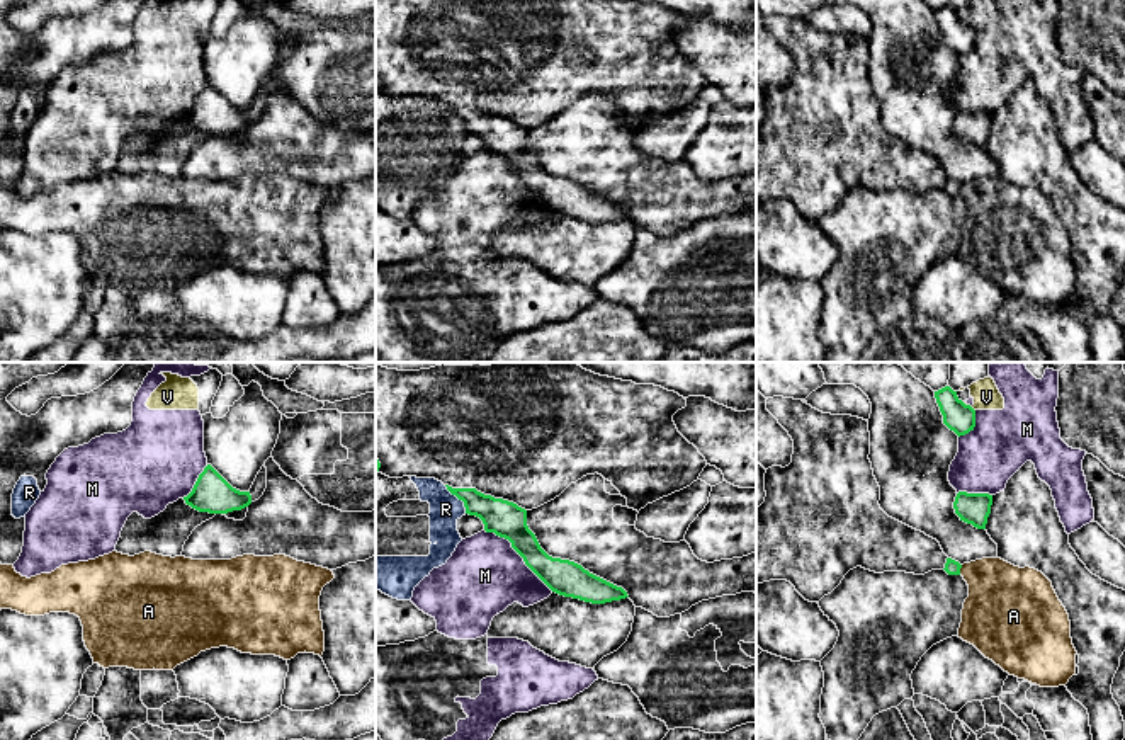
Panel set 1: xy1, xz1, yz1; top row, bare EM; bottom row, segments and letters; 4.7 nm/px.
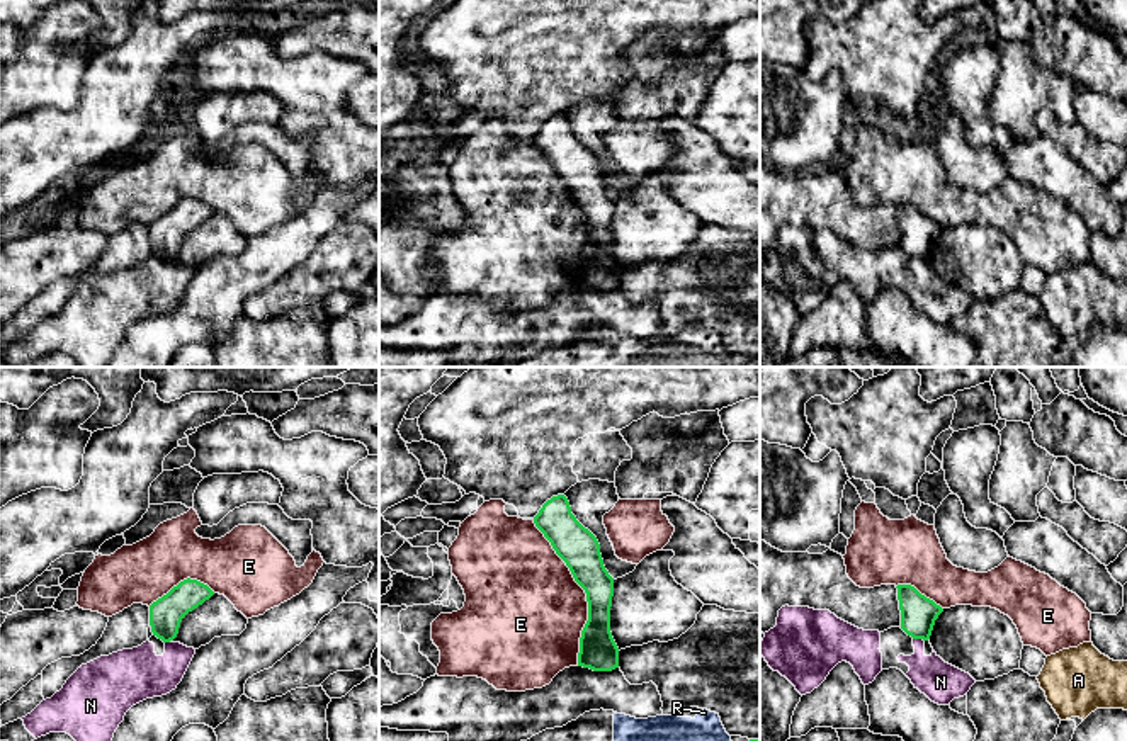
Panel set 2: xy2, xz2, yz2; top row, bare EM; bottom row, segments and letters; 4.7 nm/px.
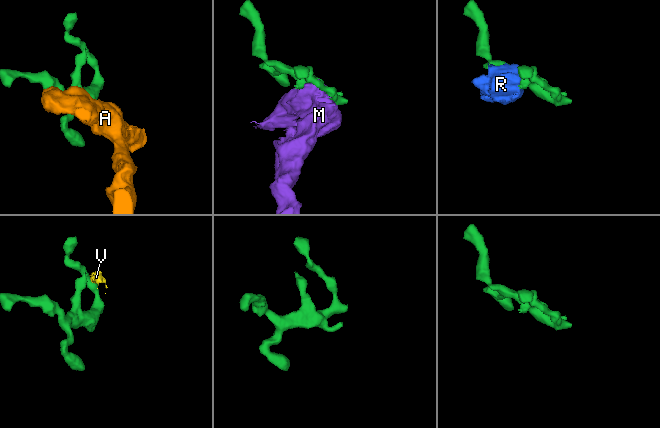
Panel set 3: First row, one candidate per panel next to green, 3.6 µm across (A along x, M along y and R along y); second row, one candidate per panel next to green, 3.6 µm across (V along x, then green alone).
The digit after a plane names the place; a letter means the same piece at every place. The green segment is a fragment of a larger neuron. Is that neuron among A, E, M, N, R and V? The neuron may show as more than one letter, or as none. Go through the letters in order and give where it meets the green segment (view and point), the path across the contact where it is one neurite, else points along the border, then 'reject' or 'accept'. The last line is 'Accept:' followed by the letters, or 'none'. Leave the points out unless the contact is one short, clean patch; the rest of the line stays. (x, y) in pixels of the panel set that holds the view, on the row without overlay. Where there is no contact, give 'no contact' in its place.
A: meets green in yz1 at (959, 189); reject
E: meets green in xz2 at (585, 211); reject
M: meets green in xz1 at (519, 172); reject
N: meets green in yz2 at (918, 257); border along yz2 (913, 257), (923, 260); reject
R: meets green in xz1 at (459, 118); reject
V: meets green in yz1 at (972, 28); border along yz1 (971, 26), (974, 29); reject
Accept: none

